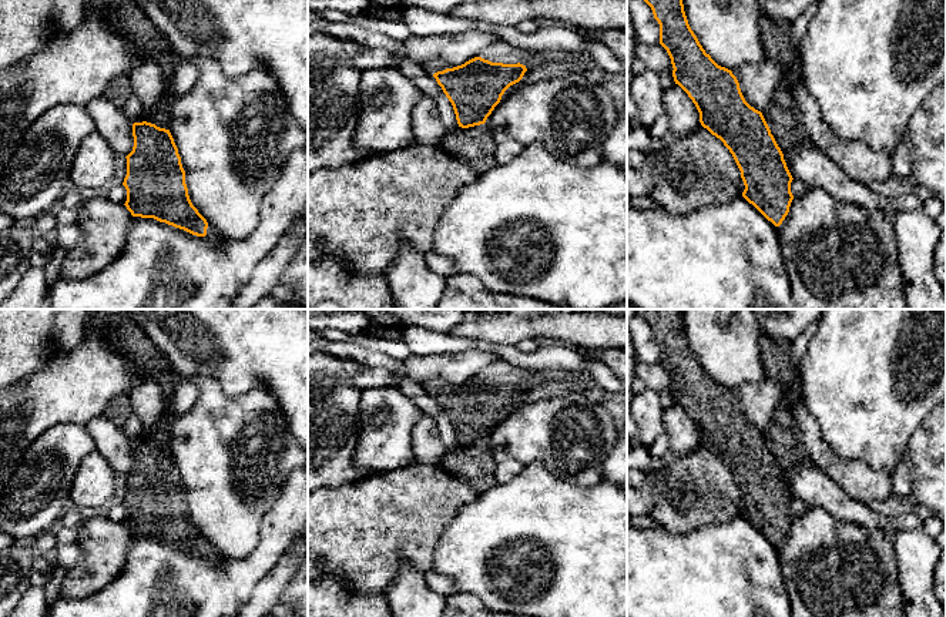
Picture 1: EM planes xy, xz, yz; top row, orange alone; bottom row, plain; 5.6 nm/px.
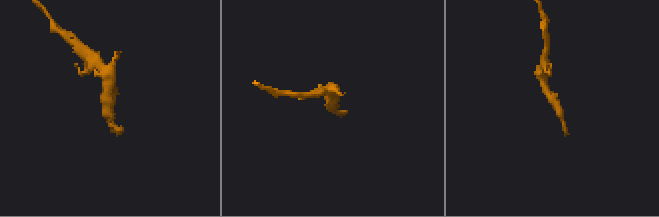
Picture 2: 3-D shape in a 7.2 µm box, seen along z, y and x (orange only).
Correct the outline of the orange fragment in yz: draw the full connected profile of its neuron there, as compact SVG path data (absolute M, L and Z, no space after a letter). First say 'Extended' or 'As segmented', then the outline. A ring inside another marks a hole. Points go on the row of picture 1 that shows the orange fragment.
As segmented. M682 0L644 1L651 7L654 19L660 24L660 44L667 50L671 58L675 84L678 84L695 104L701 125L719 138L732 154L745 185L742 197L768 221L779 227L788 215L794 199L791 192L794 178L762 113L745 101L739 83L732 71L718 66L711 56L705 53L688 24Z

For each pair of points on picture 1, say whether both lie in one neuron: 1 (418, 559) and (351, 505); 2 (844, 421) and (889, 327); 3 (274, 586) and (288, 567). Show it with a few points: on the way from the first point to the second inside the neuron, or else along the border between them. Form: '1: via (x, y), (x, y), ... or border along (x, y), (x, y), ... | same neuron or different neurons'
1: via (401, 542), (382, 523), (368, 522) | same neuron
2: via (858, 398), (868, 388), (869, 376), (889, 349) | same neuron
3: via (275, 582), (284, 572) | same neuron

